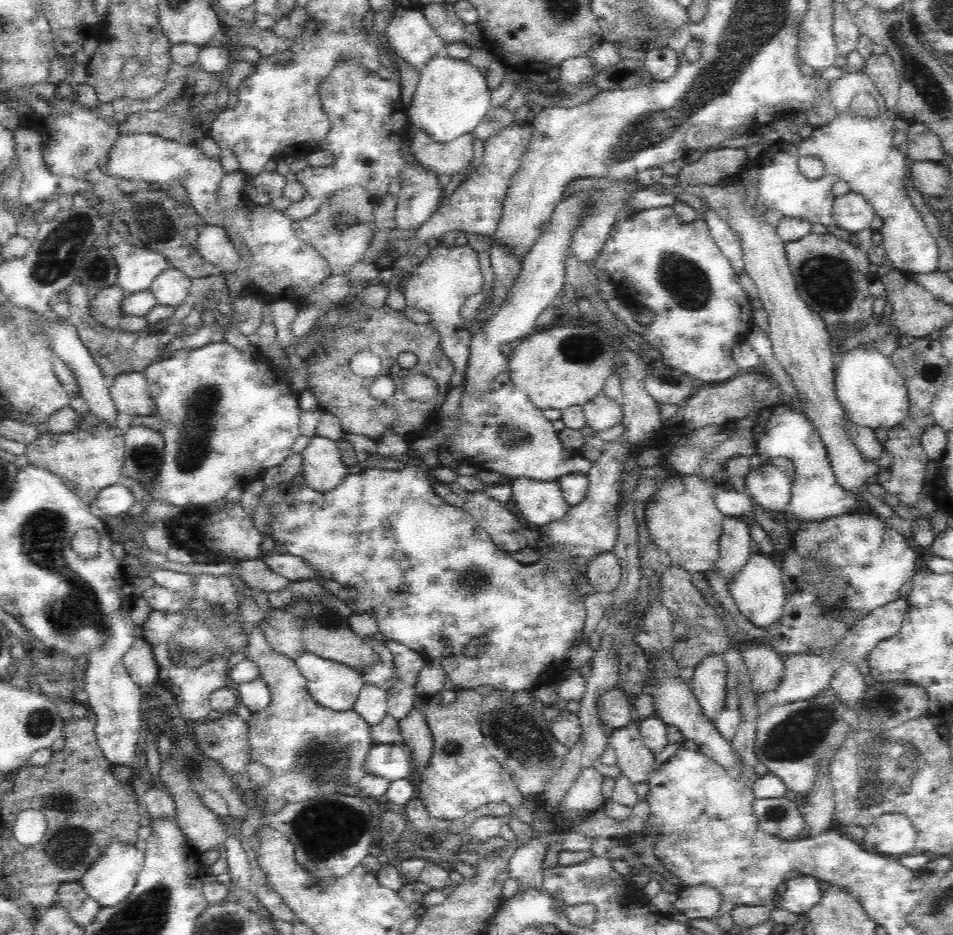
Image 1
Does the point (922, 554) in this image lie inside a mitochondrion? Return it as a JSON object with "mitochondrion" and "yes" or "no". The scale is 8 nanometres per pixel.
{"mitochondrion":"no"}

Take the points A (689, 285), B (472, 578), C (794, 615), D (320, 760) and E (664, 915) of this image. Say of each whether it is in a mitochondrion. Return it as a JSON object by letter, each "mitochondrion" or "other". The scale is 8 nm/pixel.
{"A":"mitochondrion","B":"mitochondrion","C":"other","D":"mitochondrion","E":"other"}

